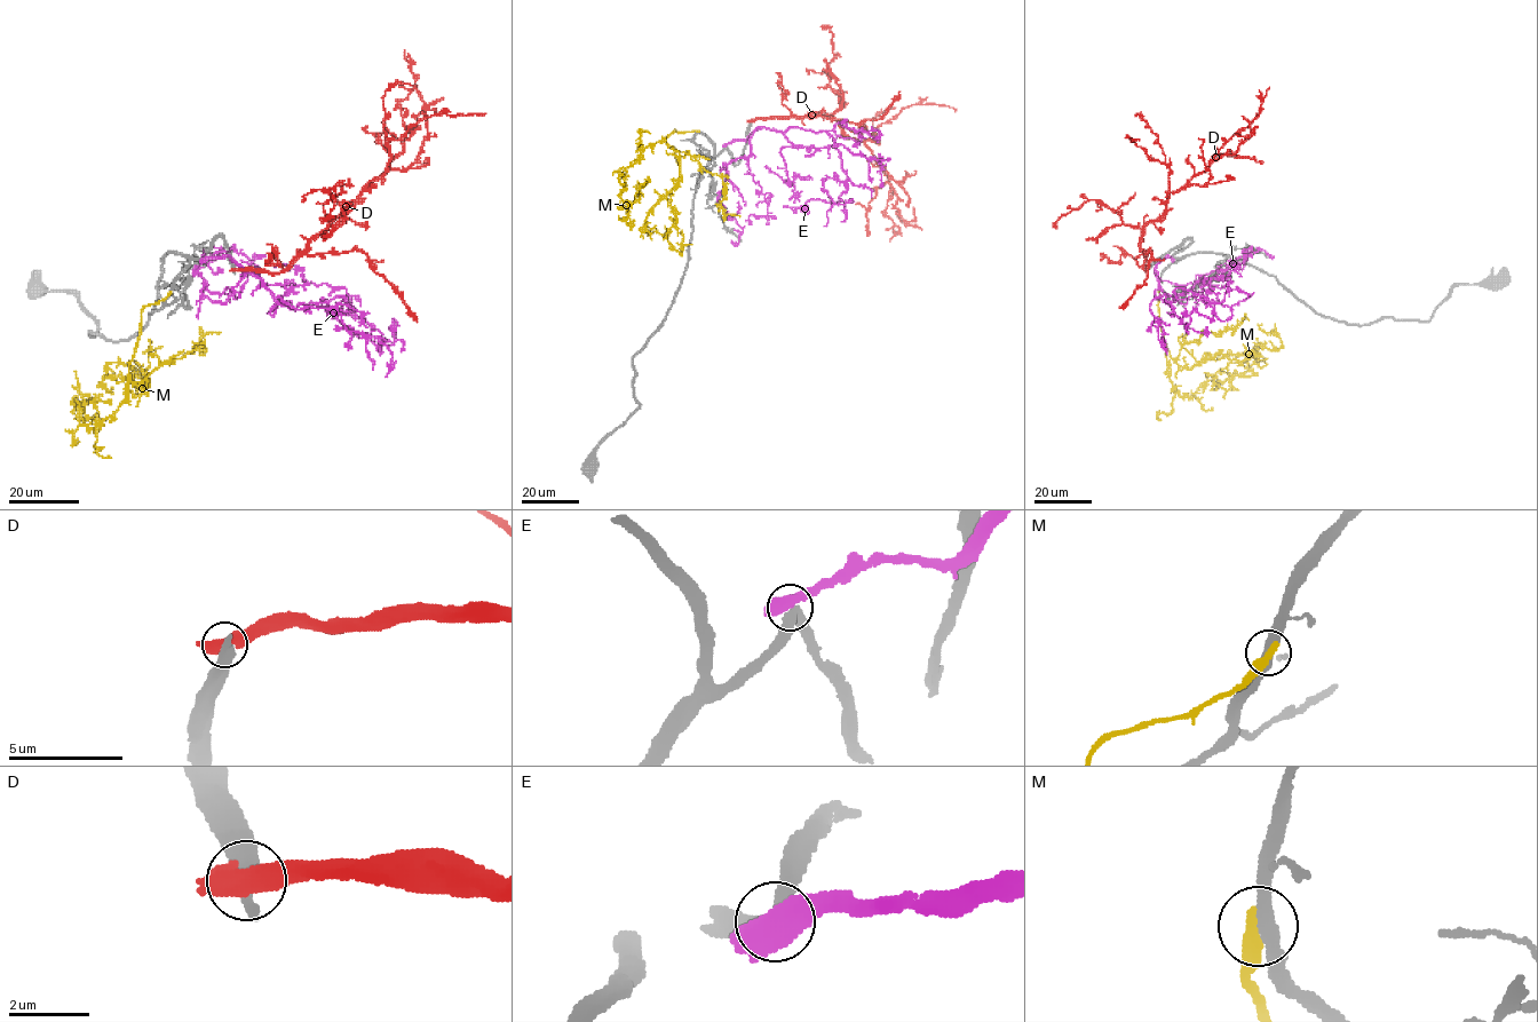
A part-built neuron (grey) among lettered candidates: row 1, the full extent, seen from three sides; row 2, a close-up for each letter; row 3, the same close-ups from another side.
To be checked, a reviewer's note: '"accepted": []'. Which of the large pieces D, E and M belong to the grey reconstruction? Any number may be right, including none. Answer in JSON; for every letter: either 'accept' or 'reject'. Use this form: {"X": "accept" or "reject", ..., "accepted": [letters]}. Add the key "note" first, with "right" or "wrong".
{"note": "right", "D": "reject", "E": "reject", "M": "reject", "accepted": []}

